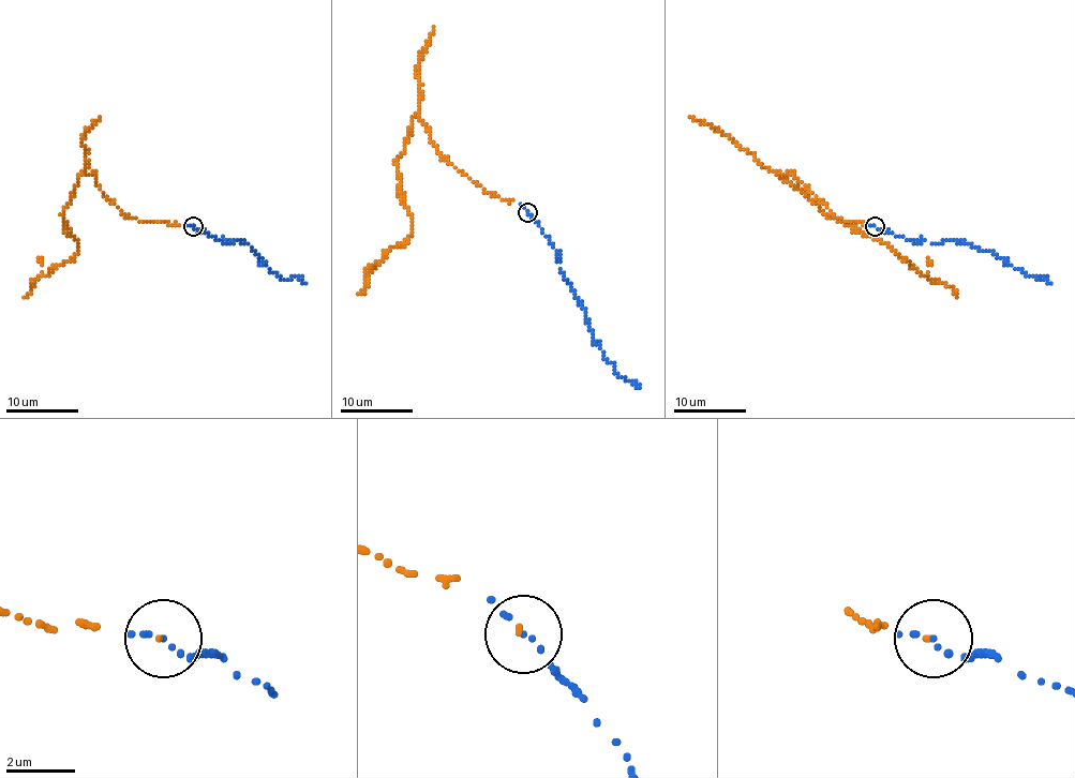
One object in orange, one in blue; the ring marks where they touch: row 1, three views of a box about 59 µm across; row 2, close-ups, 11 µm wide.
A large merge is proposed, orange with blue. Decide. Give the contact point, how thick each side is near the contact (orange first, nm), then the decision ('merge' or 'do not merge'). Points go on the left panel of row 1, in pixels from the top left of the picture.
at (193, 226); 90 nm thick on the orange side, 110 nm on the other; merge

